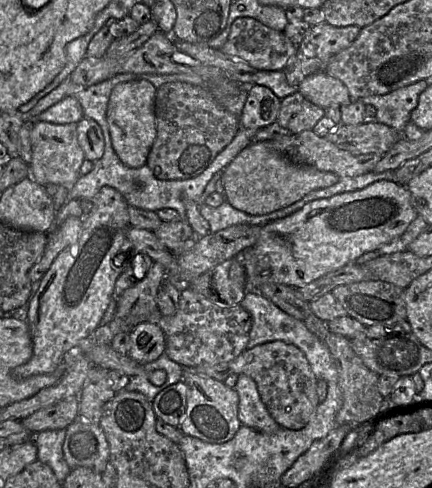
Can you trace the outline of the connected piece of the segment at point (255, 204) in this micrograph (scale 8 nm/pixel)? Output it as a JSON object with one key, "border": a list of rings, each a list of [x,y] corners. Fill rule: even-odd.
{"border":[[[268,141],[252,142],[241,150],[231,163],[223,169],[221,177],[226,201],[234,208],[250,215],[263,215],[285,208],[314,190],[335,185],[339,179],[339,176],[333,172],[321,171],[312,166],[291,162],[273,149]]]}

